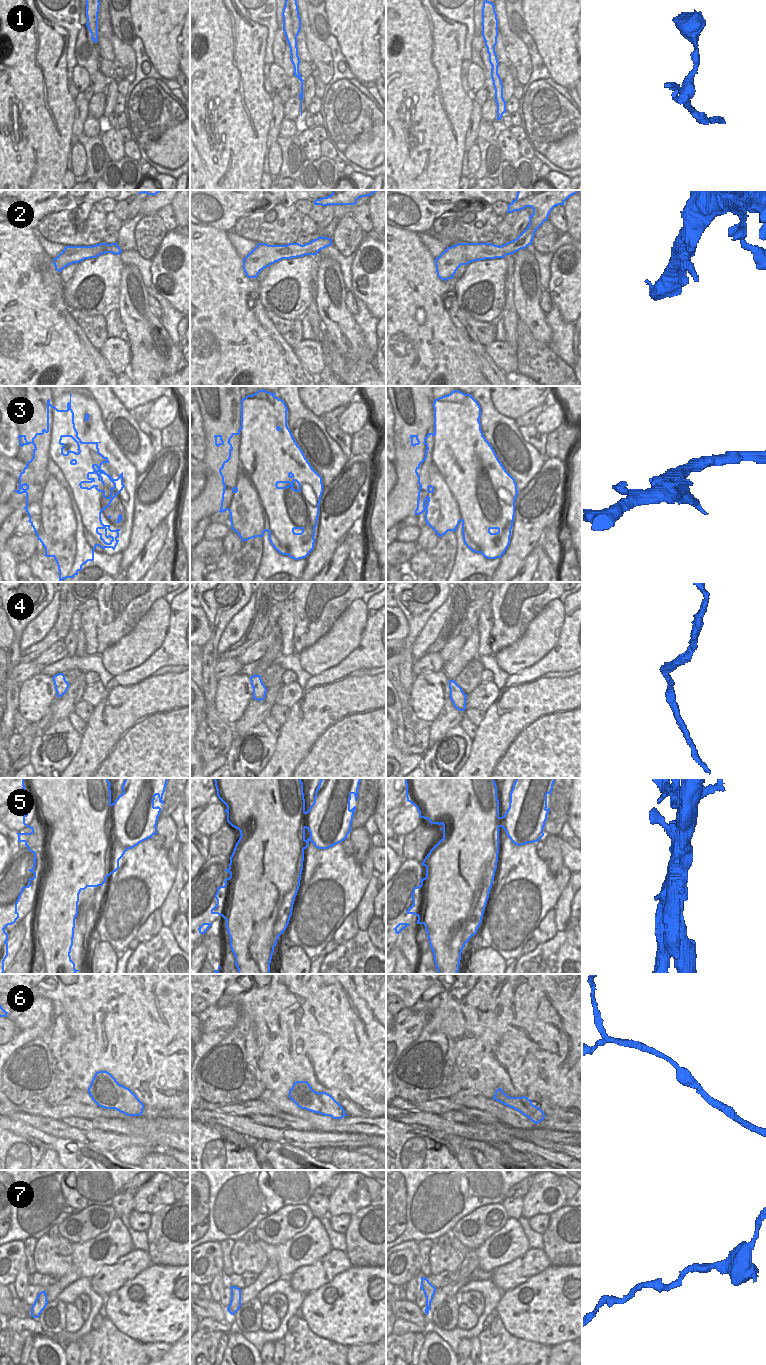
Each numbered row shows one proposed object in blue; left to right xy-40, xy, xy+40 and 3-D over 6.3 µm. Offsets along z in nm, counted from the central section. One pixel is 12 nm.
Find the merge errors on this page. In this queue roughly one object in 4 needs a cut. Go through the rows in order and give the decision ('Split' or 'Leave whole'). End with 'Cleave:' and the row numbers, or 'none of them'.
1: Leave whole
2: Leave whole
3: Leave whole
4: Leave whole
5: Split
6: Leave whole
7: Leave whole
Cleave: 5

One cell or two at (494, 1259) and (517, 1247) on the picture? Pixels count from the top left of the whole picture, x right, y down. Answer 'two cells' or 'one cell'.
one cell

